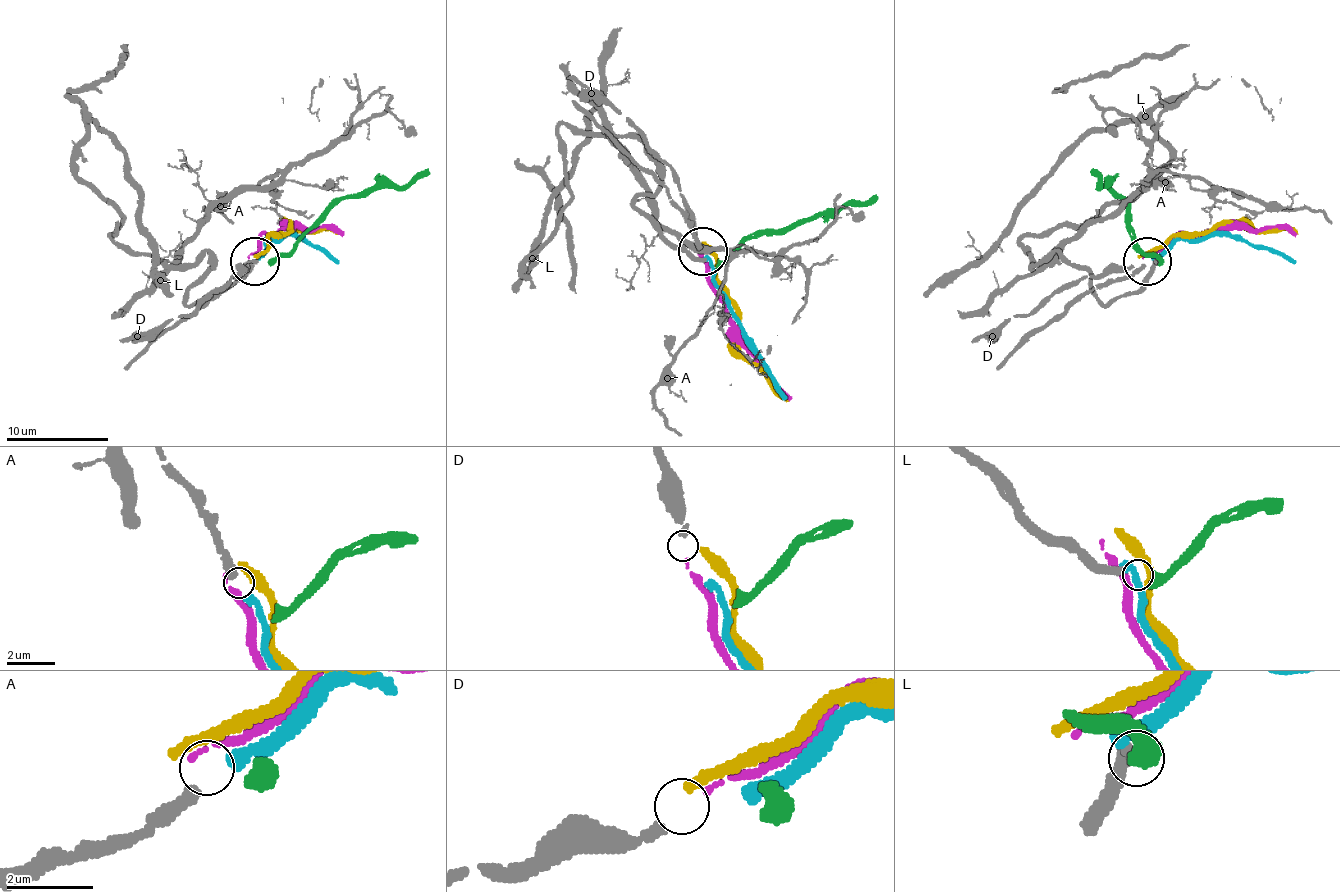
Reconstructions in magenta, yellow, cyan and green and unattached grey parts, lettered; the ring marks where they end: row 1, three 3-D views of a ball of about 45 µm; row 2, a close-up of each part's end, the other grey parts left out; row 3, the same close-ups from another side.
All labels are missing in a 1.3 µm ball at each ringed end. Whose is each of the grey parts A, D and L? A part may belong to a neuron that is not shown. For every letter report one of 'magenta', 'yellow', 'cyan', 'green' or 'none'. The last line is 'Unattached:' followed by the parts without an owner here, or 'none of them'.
A: cyan
D: magenta
L: green
Unattached: none of them

